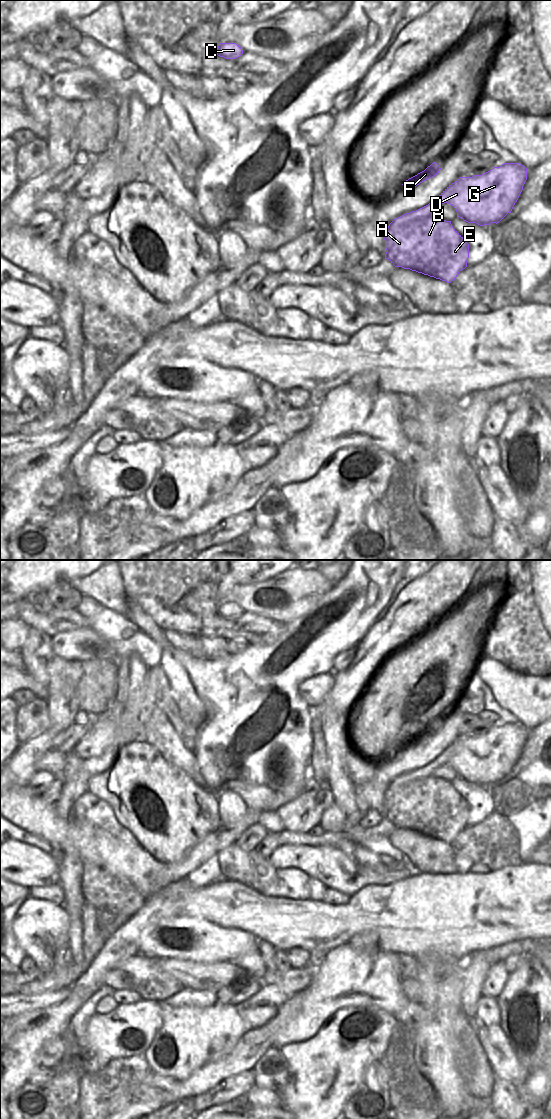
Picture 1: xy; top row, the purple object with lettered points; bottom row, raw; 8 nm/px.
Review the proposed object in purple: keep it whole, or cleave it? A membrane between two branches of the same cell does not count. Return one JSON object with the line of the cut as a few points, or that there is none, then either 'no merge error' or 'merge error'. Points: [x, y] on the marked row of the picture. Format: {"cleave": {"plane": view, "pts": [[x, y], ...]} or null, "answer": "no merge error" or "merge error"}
{"cleave": {"plane": "xy", "pts": [[434, 200], [438, 205]]}, "answer": "merge error"}

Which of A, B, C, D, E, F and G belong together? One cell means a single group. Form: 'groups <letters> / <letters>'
groups A B E / C D F G

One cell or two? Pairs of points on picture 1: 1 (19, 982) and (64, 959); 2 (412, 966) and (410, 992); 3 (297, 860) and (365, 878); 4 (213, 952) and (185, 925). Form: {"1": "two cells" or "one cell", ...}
{"1": "one cell", "2": "one cell", "3": "one cell", "4": "one cell"}

